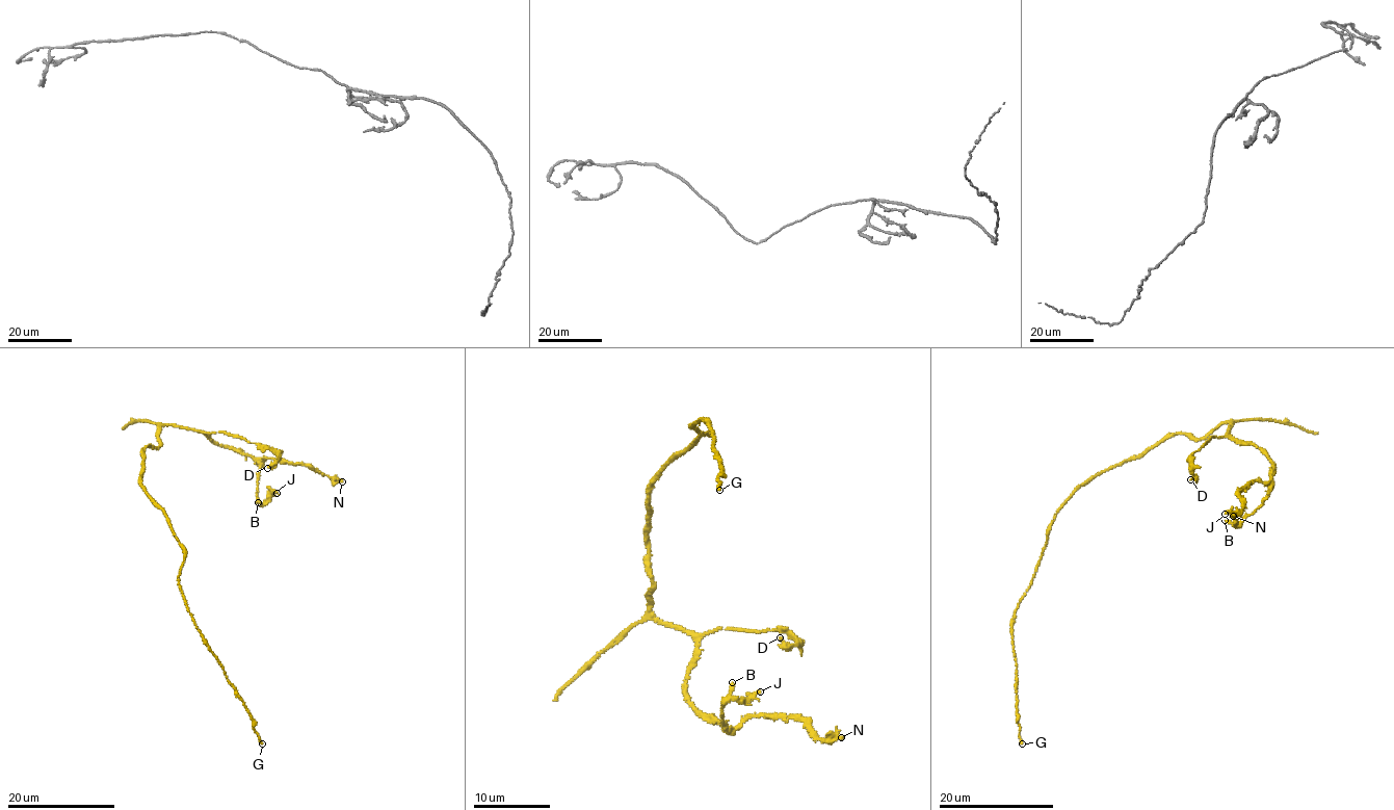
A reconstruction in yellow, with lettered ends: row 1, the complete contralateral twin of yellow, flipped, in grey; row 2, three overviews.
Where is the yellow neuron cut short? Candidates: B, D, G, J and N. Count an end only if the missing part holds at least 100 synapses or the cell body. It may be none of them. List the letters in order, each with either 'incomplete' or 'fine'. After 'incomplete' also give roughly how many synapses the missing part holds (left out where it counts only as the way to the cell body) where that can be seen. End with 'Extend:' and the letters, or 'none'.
B: fine
D: fine
G: fine
J: fine
N: fine
Extend: none

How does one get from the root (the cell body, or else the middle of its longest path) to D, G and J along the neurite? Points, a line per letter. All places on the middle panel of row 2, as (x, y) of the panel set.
D: (649, 495), (650, 610), (656, 618), (694, 633), (788, 632), (796, 643), (780, 637)
G: (649, 495), (669, 462), (707, 434), (689, 427), (701, 418), (708, 424), (720, 462), (719, 490)
J: (649, 495), (650, 610), (695, 643), (691, 702), (725, 730), (728, 700), (760, 691)

